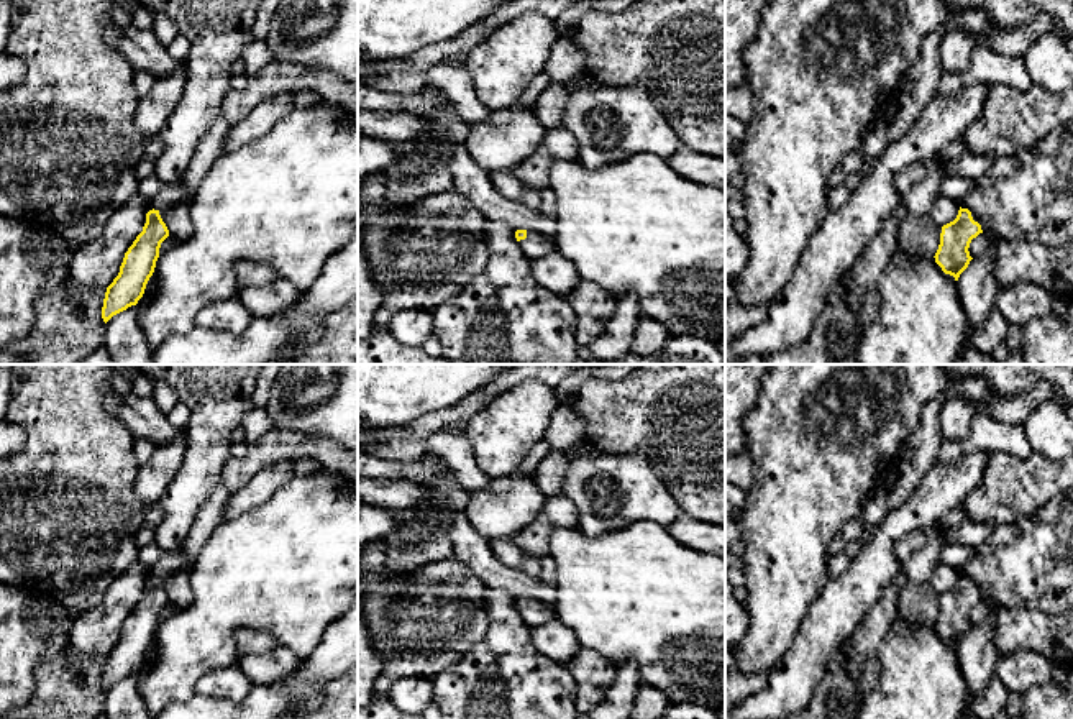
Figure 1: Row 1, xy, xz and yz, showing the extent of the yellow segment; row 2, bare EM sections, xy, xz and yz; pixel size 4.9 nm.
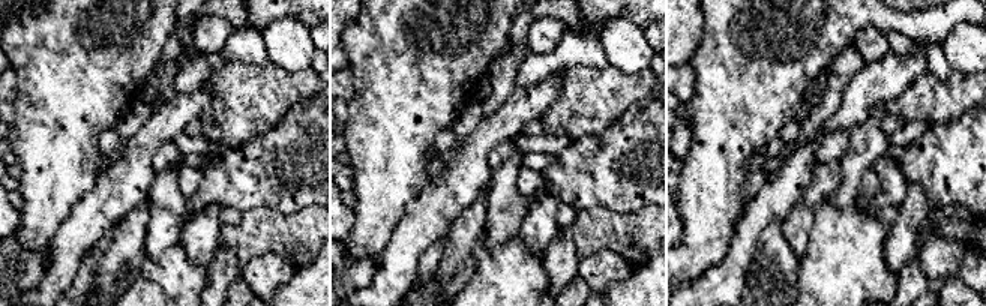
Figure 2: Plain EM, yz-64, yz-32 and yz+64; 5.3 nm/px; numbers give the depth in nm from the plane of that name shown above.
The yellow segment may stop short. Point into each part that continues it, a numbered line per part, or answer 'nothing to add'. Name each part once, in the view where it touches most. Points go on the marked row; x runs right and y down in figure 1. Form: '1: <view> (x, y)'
1: xz (535, 245)

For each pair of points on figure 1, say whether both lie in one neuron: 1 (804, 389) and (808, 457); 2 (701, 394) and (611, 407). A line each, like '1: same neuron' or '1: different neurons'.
1: same neuron
2: same neuron

